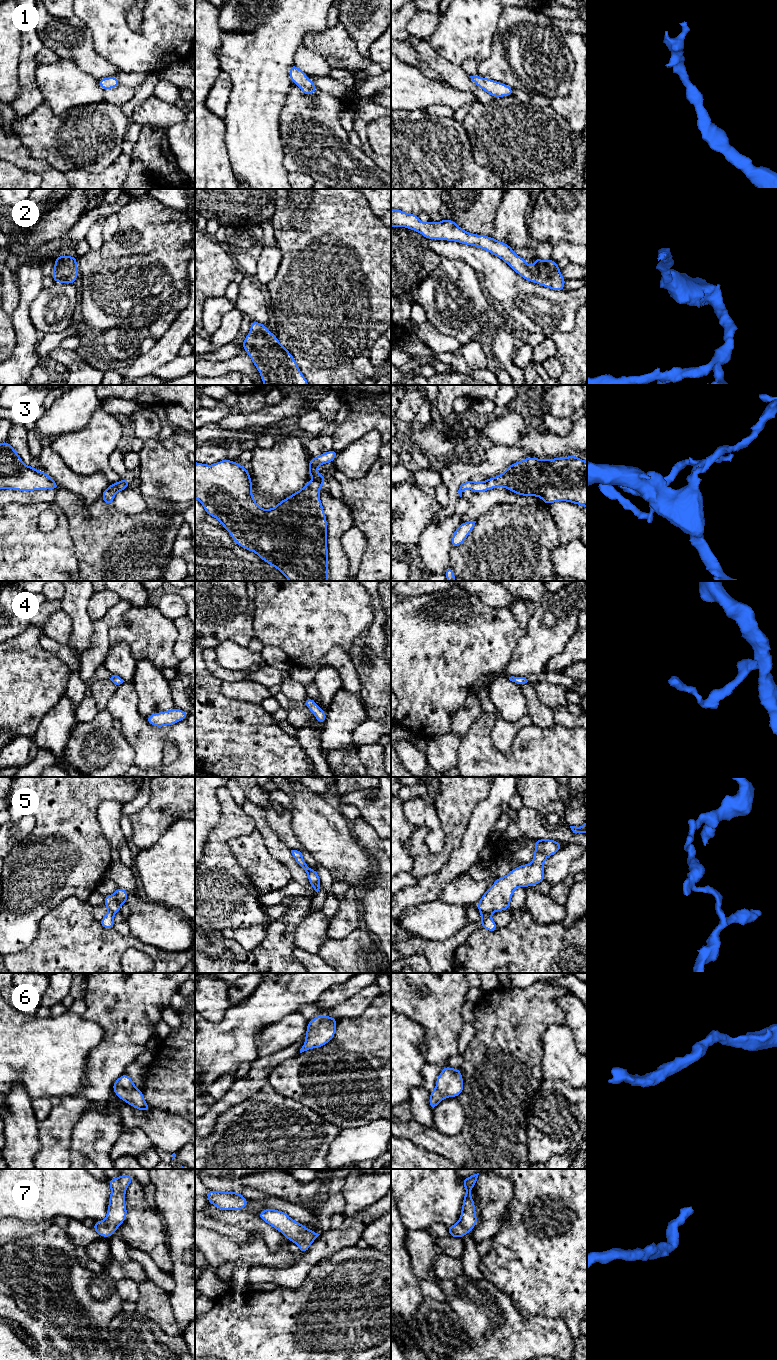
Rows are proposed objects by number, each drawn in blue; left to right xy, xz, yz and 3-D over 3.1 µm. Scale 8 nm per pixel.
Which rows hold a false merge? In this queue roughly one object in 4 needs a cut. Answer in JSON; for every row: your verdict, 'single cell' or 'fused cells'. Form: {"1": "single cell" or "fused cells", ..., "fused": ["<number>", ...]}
{"1": "single cell", "2": "single cell", "3": "single cell", "4": "single cell", "5": "fused cells", "6": "single cell", "7": "single cell", "fused": ["5"]}

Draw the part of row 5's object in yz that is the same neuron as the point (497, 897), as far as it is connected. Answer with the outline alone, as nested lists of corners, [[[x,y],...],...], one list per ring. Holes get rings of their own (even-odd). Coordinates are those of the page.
[[[535,840],[533,861],[512,869],[502,878],[496,878],[494,884],[483,894],[476,908],[480,912],[492,914],[502,910],[510,910],[510,901],[517,887],[537,885],[544,878],[544,861],[562,849],[556,840]]]

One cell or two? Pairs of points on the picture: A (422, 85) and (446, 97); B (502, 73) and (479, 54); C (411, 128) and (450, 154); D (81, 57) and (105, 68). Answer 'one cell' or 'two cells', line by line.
A: one cell
B: two cells
C: one cell
D: one cell

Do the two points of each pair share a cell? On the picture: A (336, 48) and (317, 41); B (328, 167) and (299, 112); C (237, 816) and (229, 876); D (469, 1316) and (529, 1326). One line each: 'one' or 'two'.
A: one
B: one
C: one
D: one

